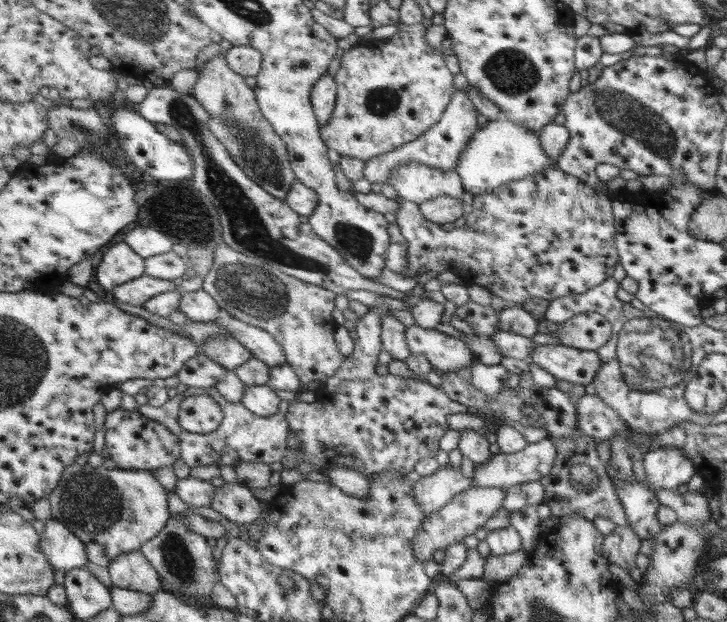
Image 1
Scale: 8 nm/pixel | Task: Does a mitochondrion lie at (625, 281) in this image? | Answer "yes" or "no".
no

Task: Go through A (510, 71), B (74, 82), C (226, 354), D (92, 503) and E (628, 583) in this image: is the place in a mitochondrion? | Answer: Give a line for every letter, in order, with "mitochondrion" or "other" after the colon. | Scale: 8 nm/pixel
A: mitochondrion
B: other
C: other
D: mitochondrion
E: other

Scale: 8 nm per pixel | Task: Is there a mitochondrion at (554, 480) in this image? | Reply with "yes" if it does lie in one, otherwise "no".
no

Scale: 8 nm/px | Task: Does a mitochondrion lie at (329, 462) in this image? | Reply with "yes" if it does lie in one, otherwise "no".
no

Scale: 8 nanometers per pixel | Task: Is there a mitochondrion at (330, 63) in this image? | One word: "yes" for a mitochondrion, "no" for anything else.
no

